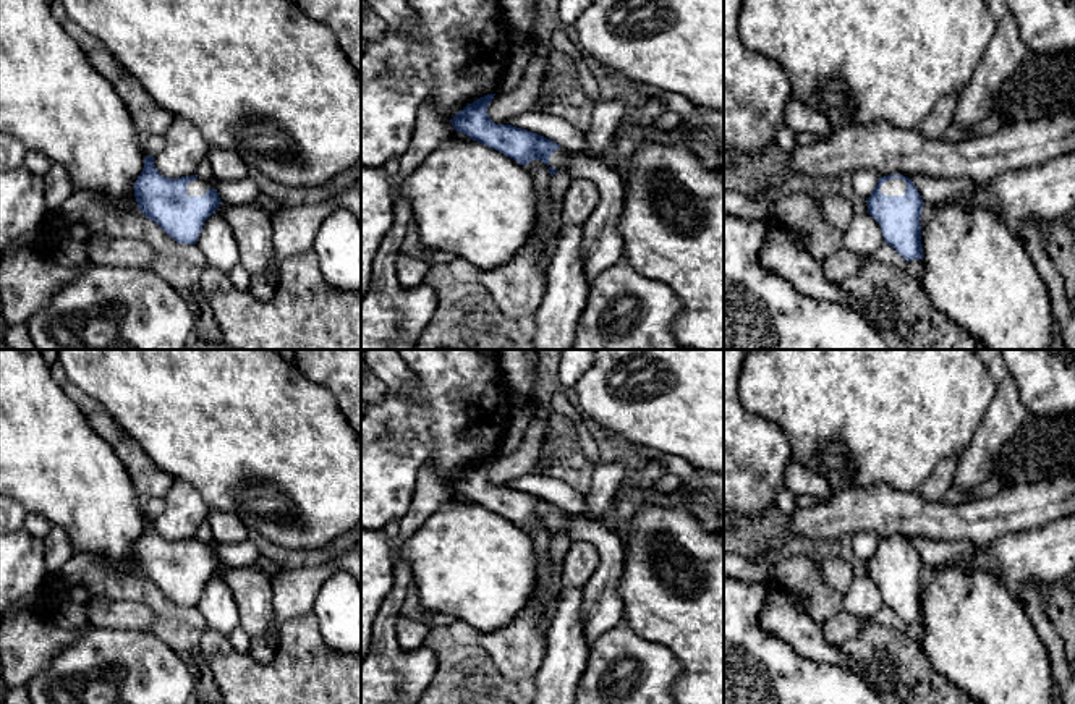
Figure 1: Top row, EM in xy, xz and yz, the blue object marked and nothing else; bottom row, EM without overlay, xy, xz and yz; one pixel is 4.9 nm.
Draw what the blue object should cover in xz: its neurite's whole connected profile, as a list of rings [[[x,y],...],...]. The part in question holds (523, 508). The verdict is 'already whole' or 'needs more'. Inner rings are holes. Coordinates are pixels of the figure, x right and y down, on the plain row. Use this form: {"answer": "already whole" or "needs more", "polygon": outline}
{"answer": "needs more", "polygon": [[[487,456],[468,466],[450,484],[455,494],[470,498],[491,511],[516,523],[521,528],[539,521],[554,539],[565,532],[571,541],[584,539],[599,552],[599,565],[583,587],[583,634],[588,647],[623,620],[623,604],[618,583],[623,575],[625,549],[617,531],[602,523],[570,515],[560,507],[512,487],[495,487],[487,469],[495,456]]]}

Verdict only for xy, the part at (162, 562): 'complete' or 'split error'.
split error

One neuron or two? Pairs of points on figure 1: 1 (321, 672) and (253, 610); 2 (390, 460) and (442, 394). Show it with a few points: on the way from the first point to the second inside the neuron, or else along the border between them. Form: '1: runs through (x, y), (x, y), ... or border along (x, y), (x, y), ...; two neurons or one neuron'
1: border along (280, 628), (277, 641); two neurons
2: runs through (400, 444), (434, 410); one neuron

